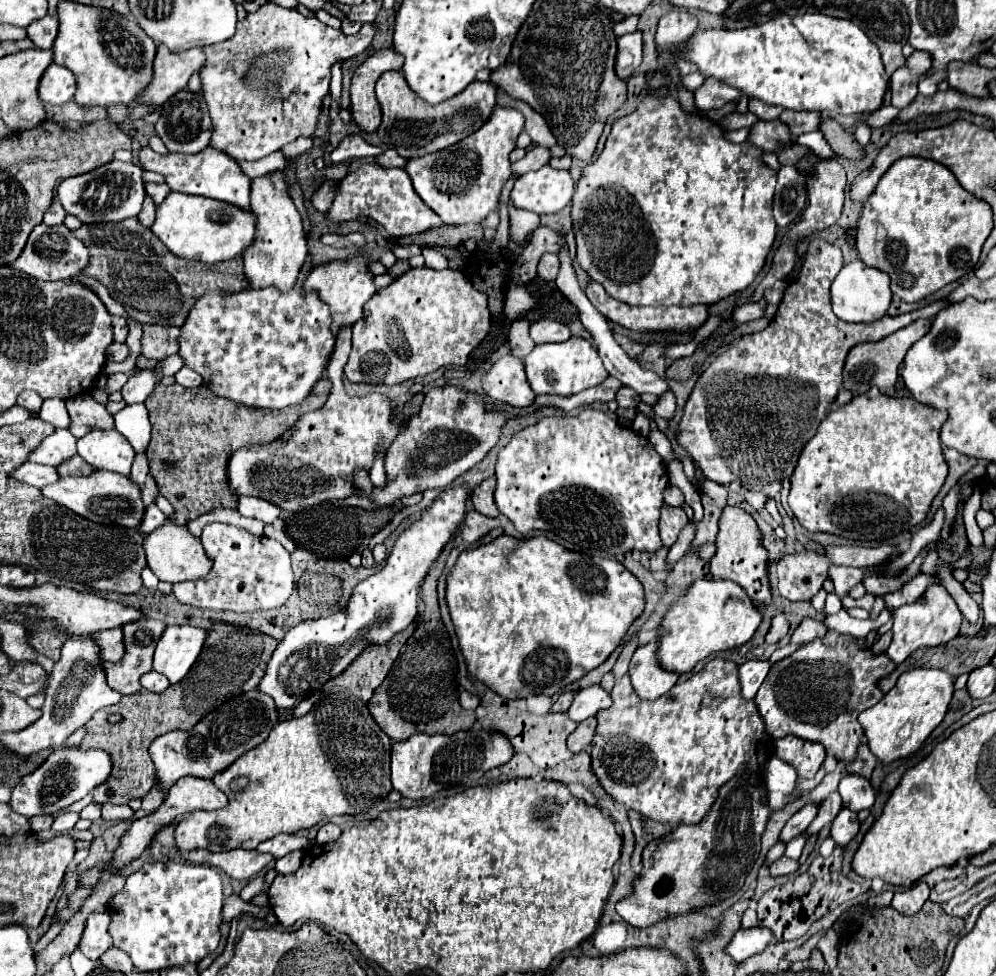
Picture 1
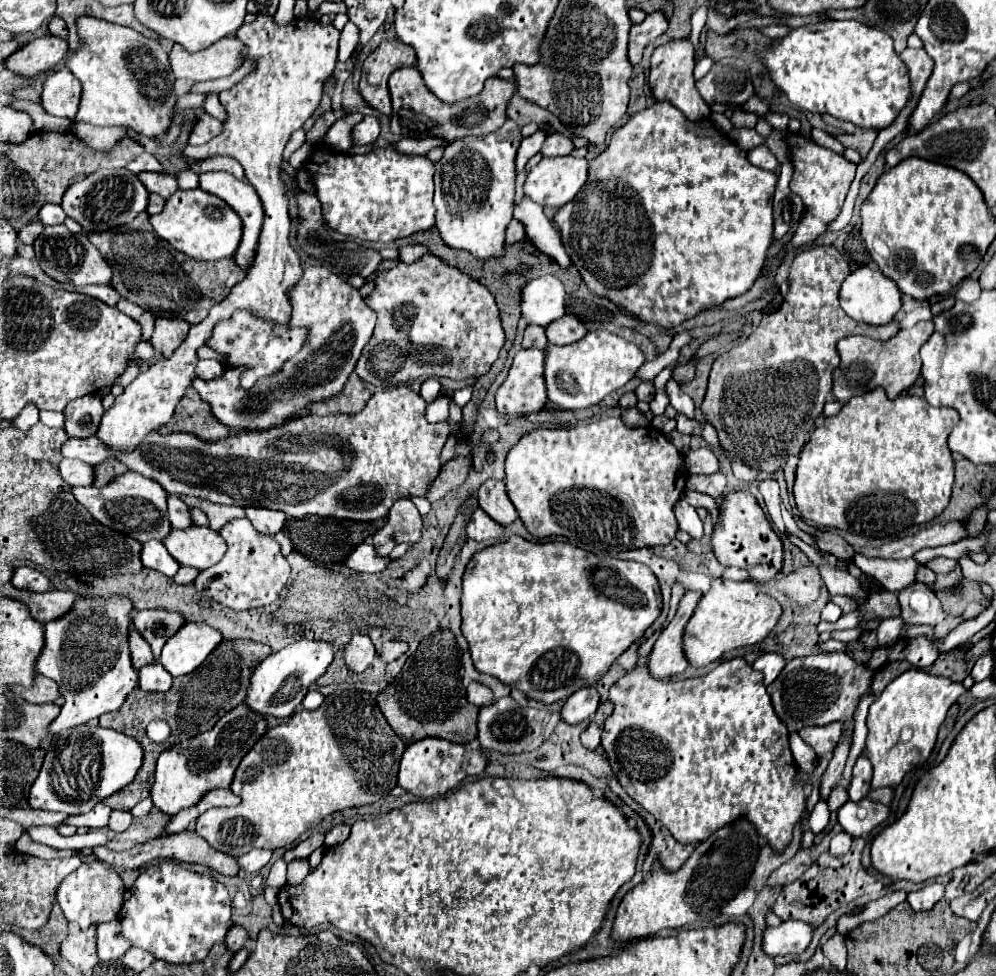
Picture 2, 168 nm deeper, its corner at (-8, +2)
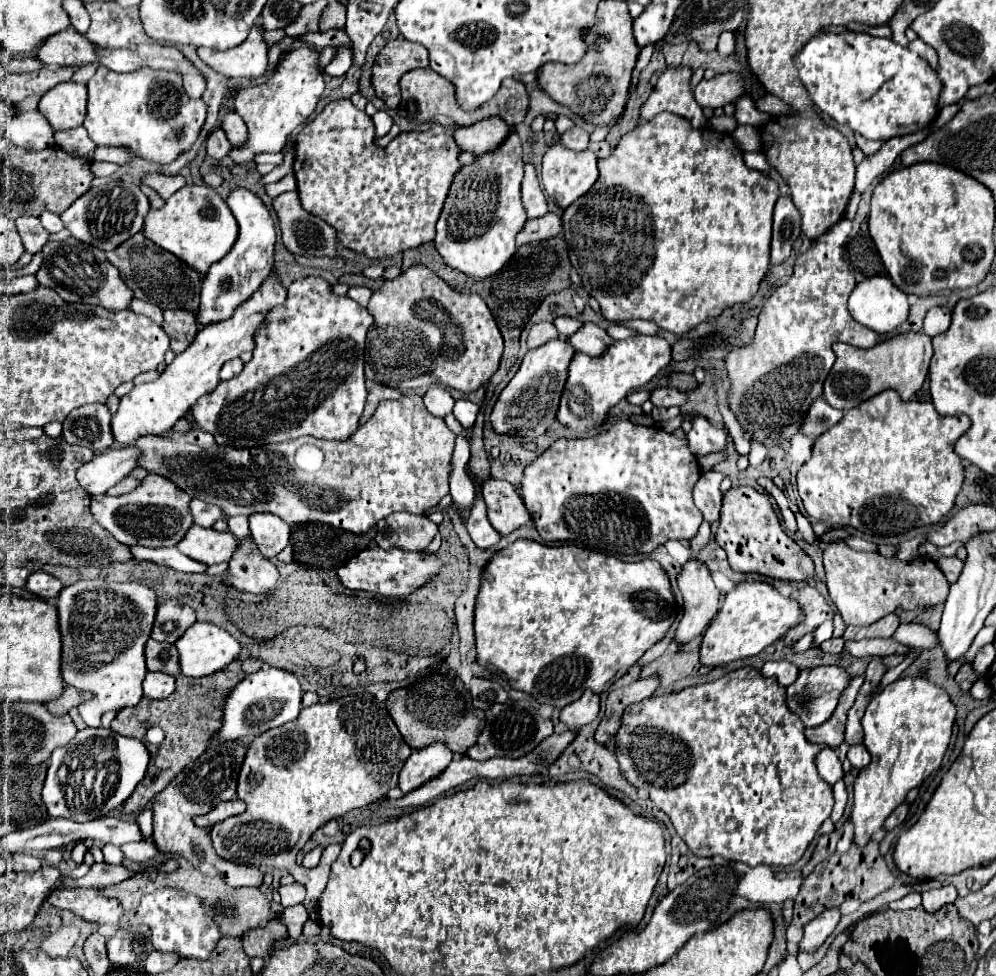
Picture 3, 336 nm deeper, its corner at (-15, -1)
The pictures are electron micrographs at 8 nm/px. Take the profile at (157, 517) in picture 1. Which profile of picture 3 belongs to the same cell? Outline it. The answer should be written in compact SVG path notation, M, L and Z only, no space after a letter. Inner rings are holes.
M192 499L192 515L196 519L196 525L200 527L212 527L218 519L226 517L218 505L206 503L202 499Z

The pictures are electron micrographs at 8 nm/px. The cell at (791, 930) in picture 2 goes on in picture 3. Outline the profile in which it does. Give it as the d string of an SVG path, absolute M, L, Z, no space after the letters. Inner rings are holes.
M832 907L820 913L812 923L804 927L804 937L798 947L804 951L814 951L816 947L820 947L820 943L824 943L824 939L836 929L836 925L840 923L840 917L842 913L838 907Z

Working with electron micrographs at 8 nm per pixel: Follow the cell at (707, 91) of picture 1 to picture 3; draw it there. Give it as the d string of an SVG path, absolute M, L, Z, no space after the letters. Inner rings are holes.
M722 73L710 81L702 79L698 83L698 87L694 89L694 97L696 97L698 105L710 107L710 109L724 107L726 103L734 103L744 93L746 91L744 91L742 81L736 73Z

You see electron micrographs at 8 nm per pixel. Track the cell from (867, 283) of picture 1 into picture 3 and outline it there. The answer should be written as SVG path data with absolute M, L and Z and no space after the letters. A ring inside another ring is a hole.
M874 275L854 287L848 311L860 325L884 335L908 319L908 295L888 277Z

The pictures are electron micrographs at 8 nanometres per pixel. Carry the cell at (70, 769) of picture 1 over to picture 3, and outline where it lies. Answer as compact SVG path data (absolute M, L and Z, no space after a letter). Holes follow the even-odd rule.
M88 727L84 731L78 731L68 747L60 747L52 753L46 783L42 789L42 801L50 817L72 819L78 823L104 817L132 795L136 785L144 779L148 759L150 755L144 743L140 743L138 739L118 735L110 729ZM70 789L72 809L68 805Z

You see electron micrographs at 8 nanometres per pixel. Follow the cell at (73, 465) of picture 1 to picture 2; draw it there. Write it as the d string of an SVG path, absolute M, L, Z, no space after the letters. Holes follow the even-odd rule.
M105 458L103 462L93 466L93 484L95 486L105 486L107 482L111 482L115 476L119 476L123 472L127 472L123 462L113 460L113 458Z

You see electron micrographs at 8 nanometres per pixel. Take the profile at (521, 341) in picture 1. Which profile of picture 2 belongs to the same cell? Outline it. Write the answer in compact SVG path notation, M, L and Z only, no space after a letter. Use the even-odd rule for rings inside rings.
M529 324L525 328L525 336L523 336L523 348L545 348L547 346L547 338L545 338L545 328L537 326L537 324Z

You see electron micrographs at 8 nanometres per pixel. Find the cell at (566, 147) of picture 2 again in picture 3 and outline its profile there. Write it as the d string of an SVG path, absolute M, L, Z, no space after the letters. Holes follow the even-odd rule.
M572 127L560 137L560 141L574 151L584 151L588 147L588 139L590 139L590 133L584 131L582 127Z

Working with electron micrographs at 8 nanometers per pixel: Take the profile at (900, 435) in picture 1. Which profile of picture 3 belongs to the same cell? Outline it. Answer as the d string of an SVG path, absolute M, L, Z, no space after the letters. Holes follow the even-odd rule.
M892 389L860 403L814 441L812 457L798 471L798 493L806 513L826 525L852 527L870 537L900 535L916 527L938 523L954 507L964 481L964 467L954 453L954 443L970 425L966 415L944 417L932 403L902 401Z

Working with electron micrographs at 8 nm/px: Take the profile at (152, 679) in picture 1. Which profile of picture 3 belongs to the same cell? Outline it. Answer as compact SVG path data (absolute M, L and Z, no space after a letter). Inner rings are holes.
M146 673L142 689L148 699L166 699L174 691L174 677L166 673Z

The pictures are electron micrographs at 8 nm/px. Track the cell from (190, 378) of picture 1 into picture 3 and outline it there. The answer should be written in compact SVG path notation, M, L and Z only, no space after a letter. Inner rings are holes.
M240 357L230 359L228 363L224 363L224 367L222 367L222 371L220 371L220 379L230 379L230 377L238 375L238 373L242 371L242 367L244 367L244 363L242 363Z

